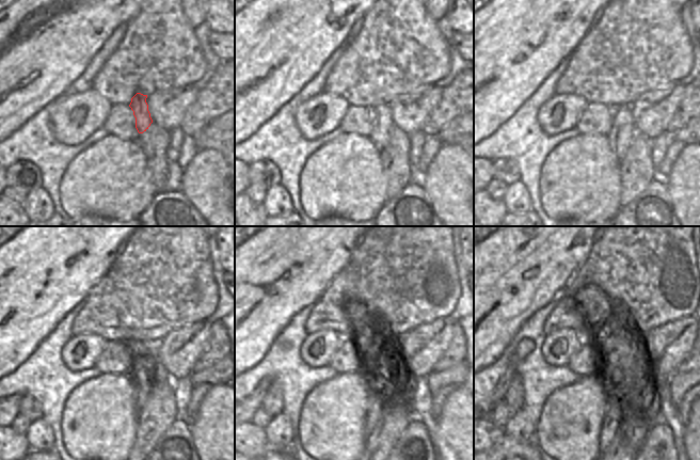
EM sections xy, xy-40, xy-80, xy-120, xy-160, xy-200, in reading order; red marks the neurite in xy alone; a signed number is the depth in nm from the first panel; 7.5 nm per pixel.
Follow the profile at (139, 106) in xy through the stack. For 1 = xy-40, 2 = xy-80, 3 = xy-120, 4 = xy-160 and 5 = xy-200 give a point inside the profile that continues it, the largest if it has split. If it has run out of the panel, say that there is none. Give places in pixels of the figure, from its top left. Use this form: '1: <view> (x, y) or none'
1: xy-40 (382, 123)
2: xy-80 (622, 131)
3: xy-120 (142, 375)
4: xy-160 (380, 375)
5: xy-200 (614, 406)

